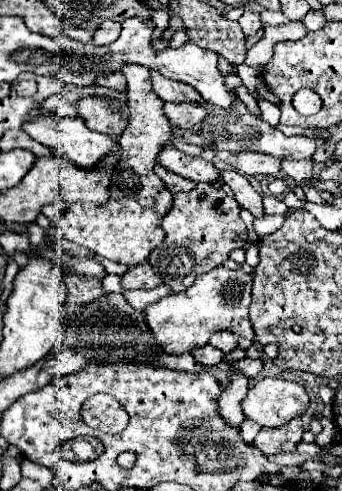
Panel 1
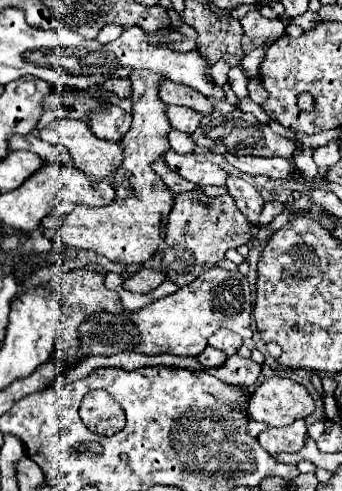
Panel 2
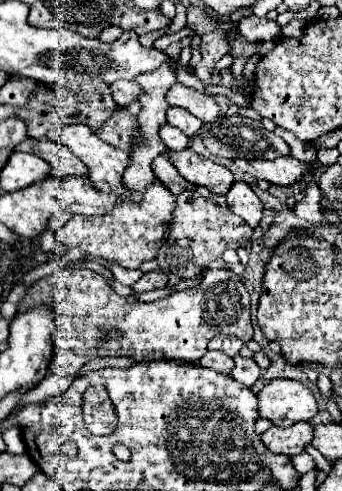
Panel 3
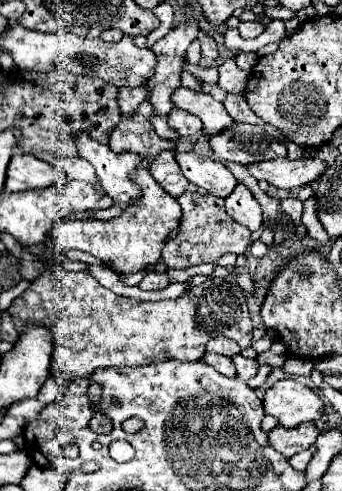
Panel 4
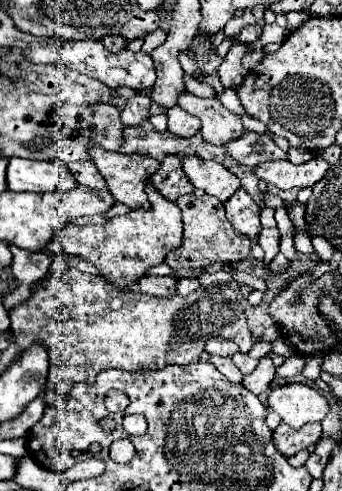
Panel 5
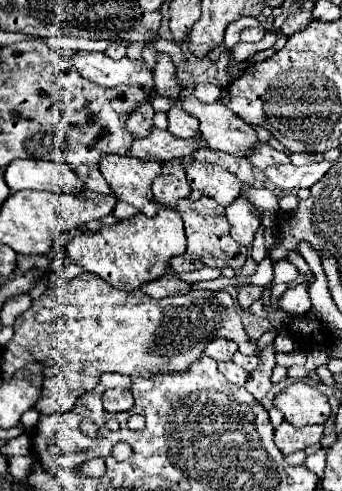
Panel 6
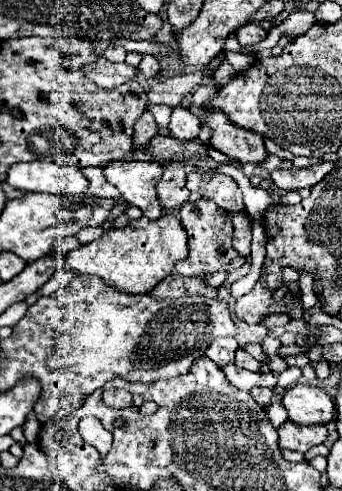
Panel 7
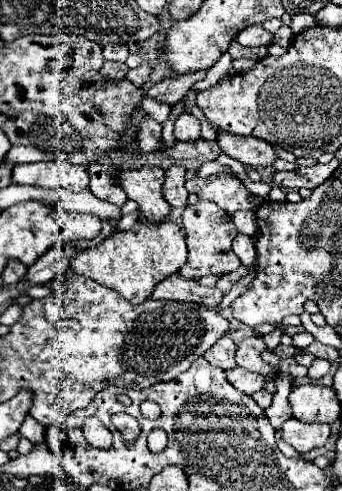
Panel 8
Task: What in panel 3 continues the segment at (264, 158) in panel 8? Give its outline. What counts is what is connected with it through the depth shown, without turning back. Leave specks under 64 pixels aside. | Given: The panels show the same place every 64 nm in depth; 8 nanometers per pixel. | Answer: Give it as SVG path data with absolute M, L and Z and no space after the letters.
M174 84L170 92L166 92L166 100L170 106L180 106L204 122L214 122L220 112L212 96L204 92L196 92L192 88L184 88L182 84Z

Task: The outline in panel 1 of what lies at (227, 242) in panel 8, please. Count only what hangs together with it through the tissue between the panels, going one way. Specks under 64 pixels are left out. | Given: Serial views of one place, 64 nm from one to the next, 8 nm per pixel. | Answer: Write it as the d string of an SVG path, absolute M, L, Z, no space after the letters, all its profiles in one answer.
M198 184L190 192L174 194L170 212L162 218L162 230L166 232L164 242L152 250L148 262L160 272L162 284L172 288L172 294L186 290L198 276L222 266L230 252L244 248L248 242L246 224L240 218L240 206L236 198L212 184Z

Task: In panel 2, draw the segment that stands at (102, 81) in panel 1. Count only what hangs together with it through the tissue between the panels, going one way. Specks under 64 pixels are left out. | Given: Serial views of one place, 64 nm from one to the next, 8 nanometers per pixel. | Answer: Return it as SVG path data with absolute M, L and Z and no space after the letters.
M116 78L116 80L106 80L102 84L104 90L110 90L114 94L118 94L120 98L128 98L130 96L130 80L128 78Z

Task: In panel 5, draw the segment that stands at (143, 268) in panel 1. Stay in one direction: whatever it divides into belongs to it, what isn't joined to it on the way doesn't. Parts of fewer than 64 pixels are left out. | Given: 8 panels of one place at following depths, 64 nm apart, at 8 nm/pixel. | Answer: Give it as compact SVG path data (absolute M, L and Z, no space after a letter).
M144 276L138 282L140 292L150 296L174 296L176 290L176 278L172 276Z

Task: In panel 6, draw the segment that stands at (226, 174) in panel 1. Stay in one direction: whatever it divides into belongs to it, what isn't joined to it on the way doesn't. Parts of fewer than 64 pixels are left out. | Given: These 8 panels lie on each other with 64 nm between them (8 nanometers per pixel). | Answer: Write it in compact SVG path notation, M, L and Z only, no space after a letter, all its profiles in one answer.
M238 196L232 202L232 206L226 208L226 218L232 226L232 230L230 230L232 238L248 248L254 240L256 230L260 228L260 218L256 214L254 204L250 204L246 196Z

